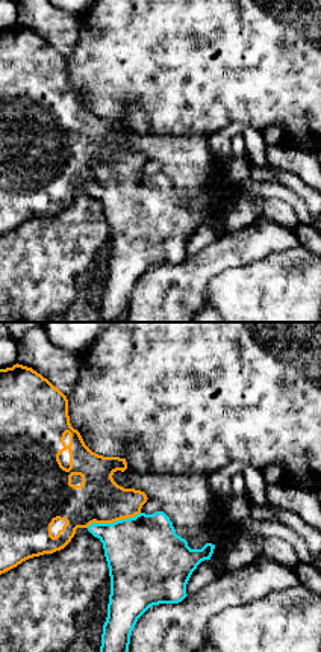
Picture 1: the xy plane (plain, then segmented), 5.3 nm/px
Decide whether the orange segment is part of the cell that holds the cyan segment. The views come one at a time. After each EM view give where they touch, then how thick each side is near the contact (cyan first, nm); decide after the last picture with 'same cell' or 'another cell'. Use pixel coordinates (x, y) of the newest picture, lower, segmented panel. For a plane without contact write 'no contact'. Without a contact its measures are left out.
contact (114, 522); calibres 400 and 240 nm

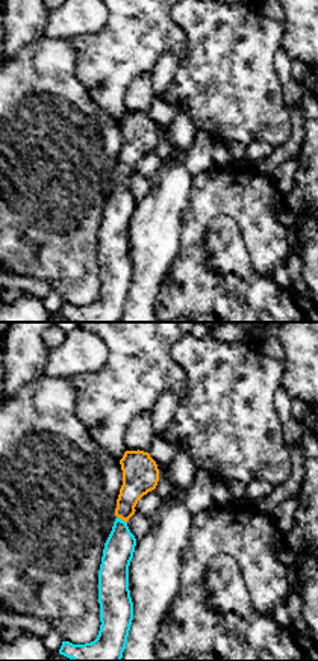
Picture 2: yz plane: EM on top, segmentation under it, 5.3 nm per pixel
contact (120, 519); calibres 160 and 190 nm

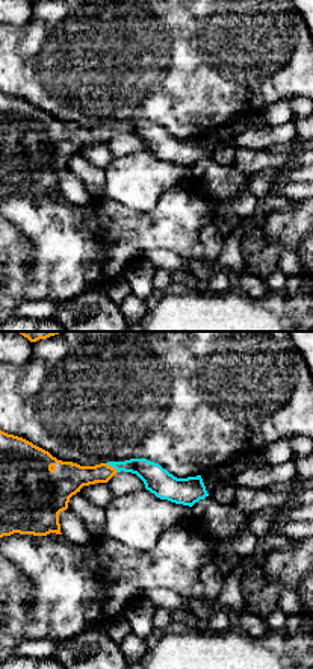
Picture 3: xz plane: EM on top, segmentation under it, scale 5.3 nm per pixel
contact (112, 466); calibres 140 and 180 nm

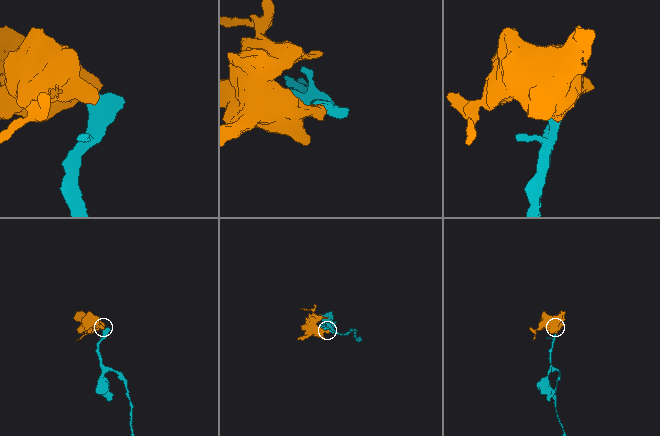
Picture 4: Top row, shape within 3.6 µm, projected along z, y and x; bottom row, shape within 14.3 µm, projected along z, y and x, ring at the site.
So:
same cell

